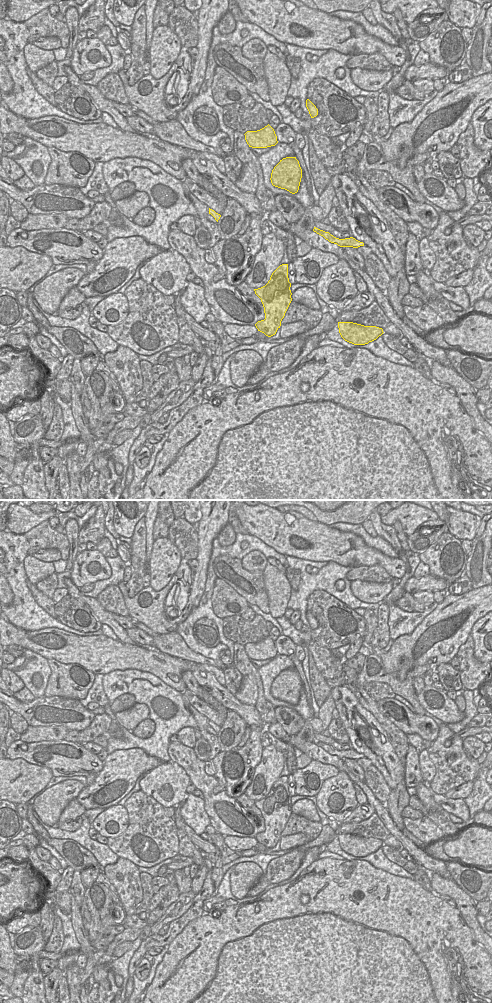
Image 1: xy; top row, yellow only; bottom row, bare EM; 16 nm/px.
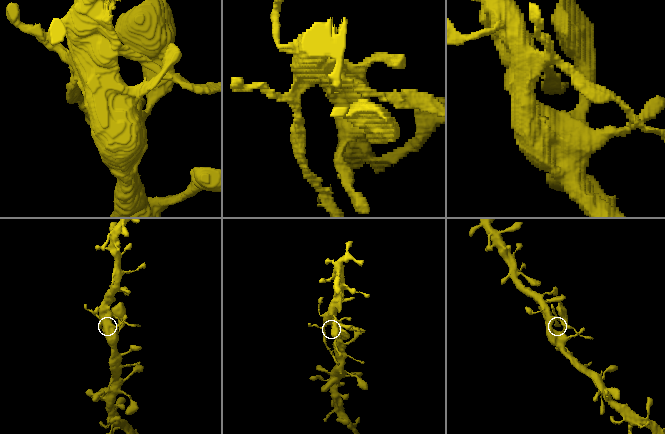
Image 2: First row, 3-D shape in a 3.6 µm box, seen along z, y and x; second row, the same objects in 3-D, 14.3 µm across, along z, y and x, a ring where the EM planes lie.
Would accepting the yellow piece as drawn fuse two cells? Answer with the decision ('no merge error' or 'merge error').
merge error

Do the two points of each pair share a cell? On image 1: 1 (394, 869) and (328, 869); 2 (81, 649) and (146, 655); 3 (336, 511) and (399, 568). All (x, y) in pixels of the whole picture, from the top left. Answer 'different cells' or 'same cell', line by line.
1: different cells
2: same cell
3: different cells

